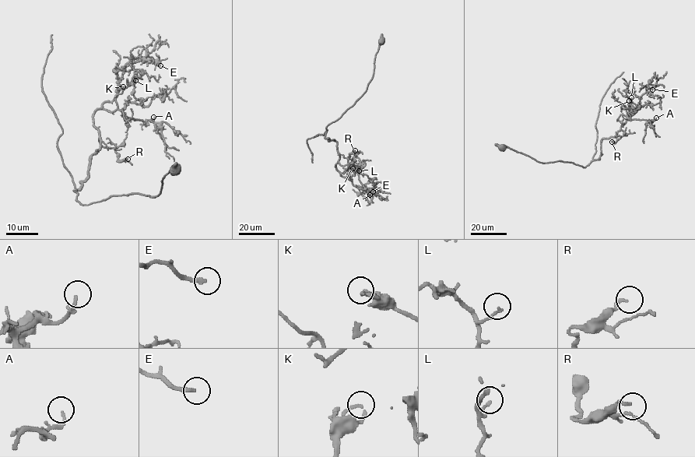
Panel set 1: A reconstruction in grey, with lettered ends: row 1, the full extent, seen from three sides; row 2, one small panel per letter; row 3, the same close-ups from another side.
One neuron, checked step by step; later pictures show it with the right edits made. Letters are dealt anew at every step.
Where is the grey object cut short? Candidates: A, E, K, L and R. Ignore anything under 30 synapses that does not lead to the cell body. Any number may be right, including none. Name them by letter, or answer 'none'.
A, E

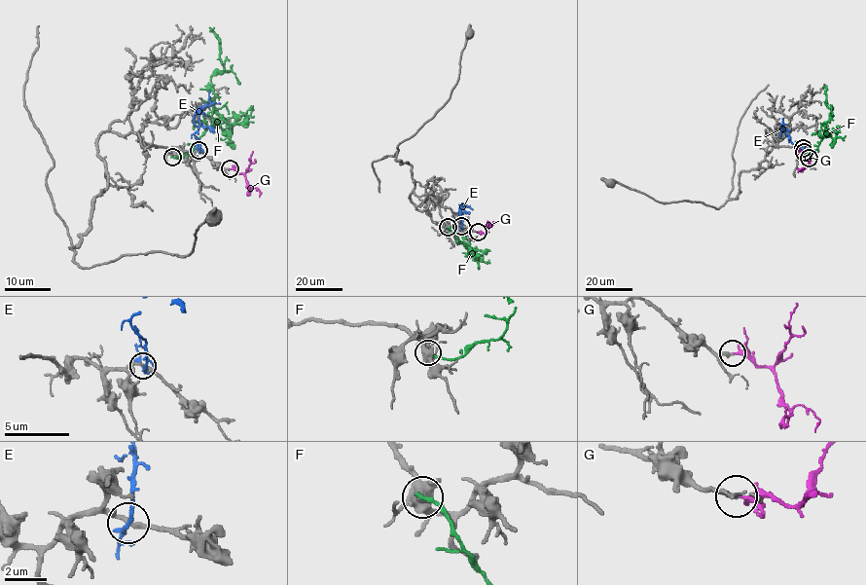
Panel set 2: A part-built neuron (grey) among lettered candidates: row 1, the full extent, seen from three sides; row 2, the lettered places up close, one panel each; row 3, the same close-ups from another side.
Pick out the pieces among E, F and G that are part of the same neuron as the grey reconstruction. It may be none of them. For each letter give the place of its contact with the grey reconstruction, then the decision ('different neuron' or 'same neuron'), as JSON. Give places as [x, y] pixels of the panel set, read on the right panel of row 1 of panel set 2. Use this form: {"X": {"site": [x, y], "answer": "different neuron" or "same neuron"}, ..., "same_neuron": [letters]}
{"E": {"site": [803, 148], "answer": "different neuron"}, "F": {"site": [804, 152], "answer": "different neuron"}, "G": {"site": [809, 158], "answer": "same neuron"}, "same_neuron": ["G"]}

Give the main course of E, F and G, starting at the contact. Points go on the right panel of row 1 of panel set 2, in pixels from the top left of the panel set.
E: (803, 148), (798, 149), (791, 141), (781, 126), (782, 118)
F: (804, 152), (815, 150), (830, 117), (832, 109), (825, 103), (826, 89), (823, 86)
G: (809, 158), (809, 164), (798, 172)

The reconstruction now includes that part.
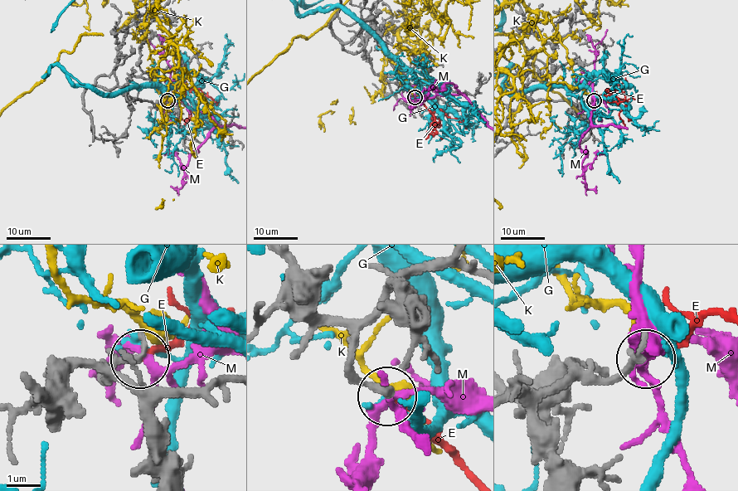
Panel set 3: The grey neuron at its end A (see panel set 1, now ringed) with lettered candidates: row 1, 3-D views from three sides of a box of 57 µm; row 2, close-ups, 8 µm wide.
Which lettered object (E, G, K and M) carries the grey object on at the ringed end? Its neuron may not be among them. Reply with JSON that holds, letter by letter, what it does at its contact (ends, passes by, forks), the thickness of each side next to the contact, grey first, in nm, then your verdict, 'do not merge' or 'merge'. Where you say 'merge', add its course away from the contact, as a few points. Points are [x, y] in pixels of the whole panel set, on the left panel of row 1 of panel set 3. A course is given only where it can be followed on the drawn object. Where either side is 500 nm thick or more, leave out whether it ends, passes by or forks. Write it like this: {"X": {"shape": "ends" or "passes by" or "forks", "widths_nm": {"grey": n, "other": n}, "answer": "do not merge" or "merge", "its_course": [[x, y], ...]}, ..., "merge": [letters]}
{"E": {"shape": "ends", "widths_nm": {"grey": 240, "other": 170}, "answer": "merge"}, "G": {"shape": "ends", "widths_nm": {"grey": 180, "other": 160}, "answer": "do not merge"}, "K": {"shape": "passes by", "widths_nm": {"grey": 180, "other": 480}, "answer": "do not merge"}, "M": {"shape": "forks", "widths_nm": {"grey": 240, "other": 180}, "answer": "do not merge"}, "merge": ["E"]}

